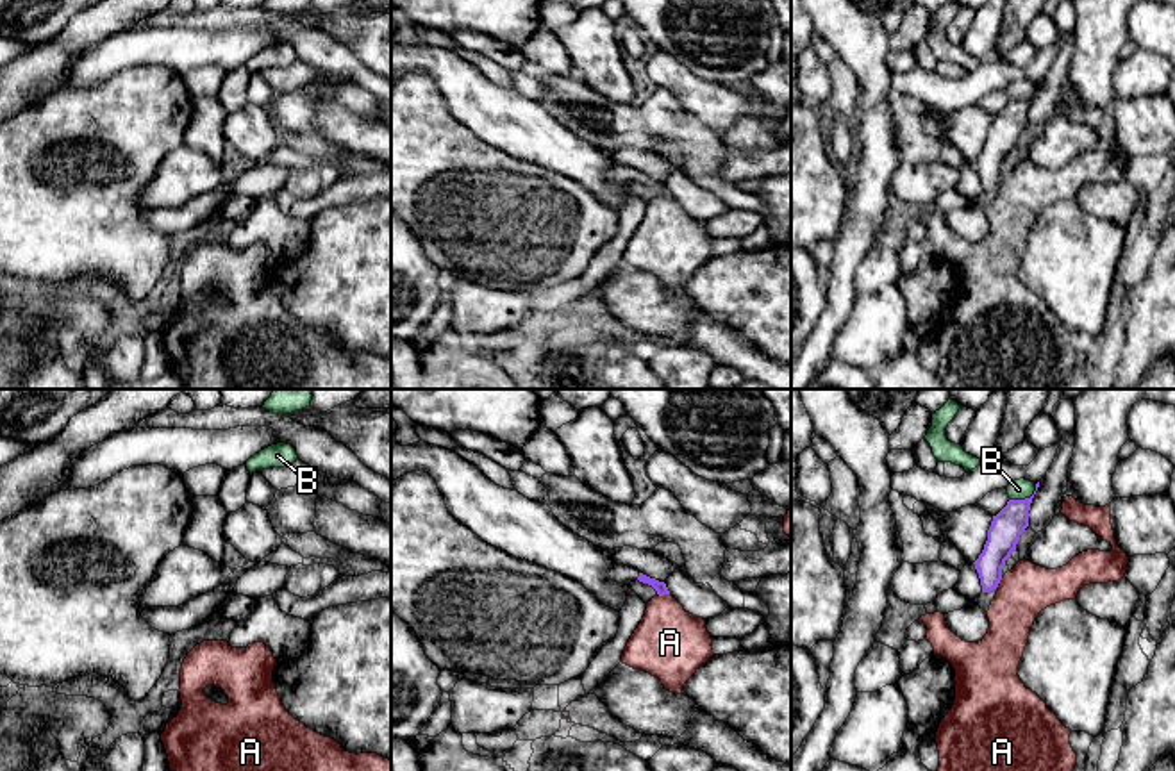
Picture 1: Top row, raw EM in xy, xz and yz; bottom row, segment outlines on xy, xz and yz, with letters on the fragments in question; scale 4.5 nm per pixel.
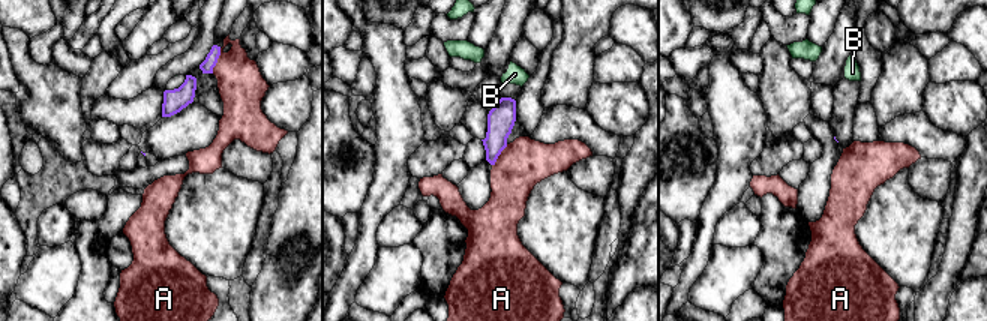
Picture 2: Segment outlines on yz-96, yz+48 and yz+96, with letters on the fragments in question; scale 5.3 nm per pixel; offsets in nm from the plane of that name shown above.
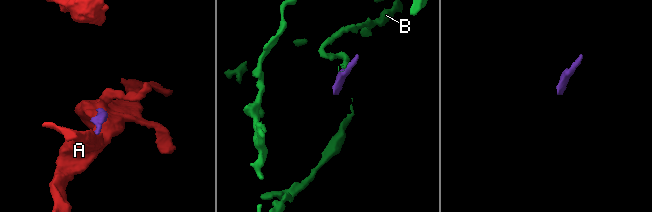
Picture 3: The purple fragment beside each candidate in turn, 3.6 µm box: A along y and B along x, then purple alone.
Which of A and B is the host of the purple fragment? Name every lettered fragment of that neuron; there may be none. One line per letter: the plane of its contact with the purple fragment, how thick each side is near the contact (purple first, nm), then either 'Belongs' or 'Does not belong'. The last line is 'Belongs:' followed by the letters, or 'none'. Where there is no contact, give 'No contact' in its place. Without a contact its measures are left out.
A: Touches purple in xz. Thickness 50 nm (purple) against 320 nm. Does not belong
B: Touches purple in yz. Thickness 150 nm (purple) against 90 nm. Does not belong
Belongs: none

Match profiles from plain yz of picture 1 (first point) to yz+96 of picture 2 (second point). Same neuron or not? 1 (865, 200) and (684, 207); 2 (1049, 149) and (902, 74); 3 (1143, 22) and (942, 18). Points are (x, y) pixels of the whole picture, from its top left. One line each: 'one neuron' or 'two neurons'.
1: two neurons
2: two neurons
3: two neurons

